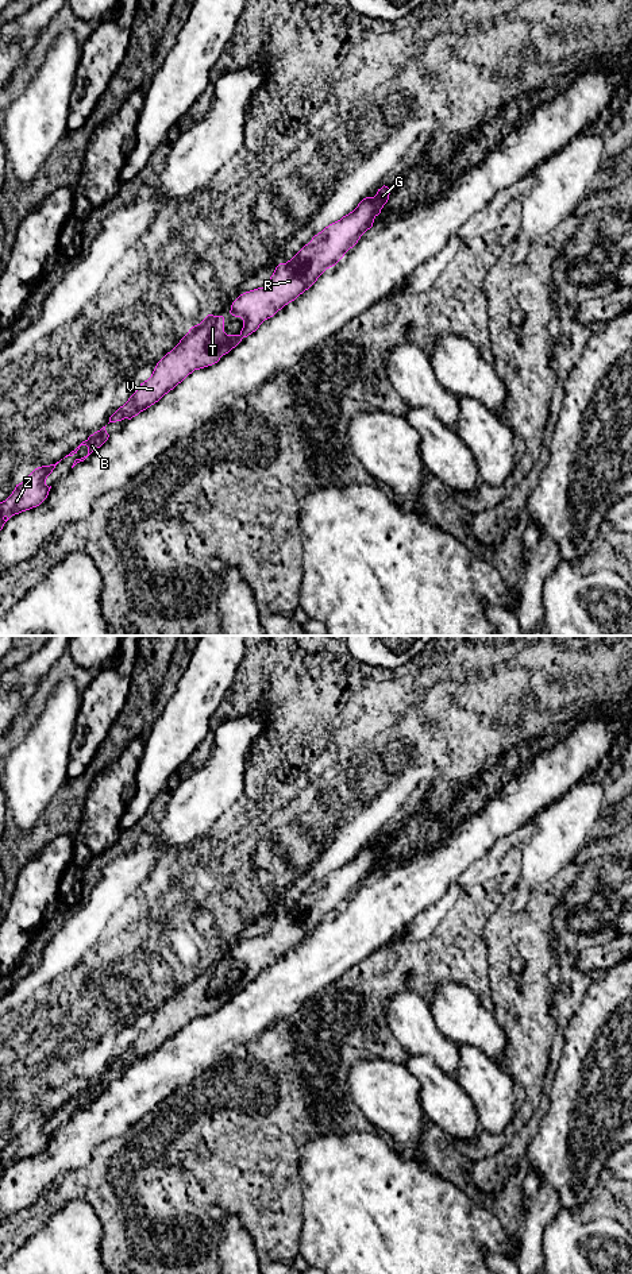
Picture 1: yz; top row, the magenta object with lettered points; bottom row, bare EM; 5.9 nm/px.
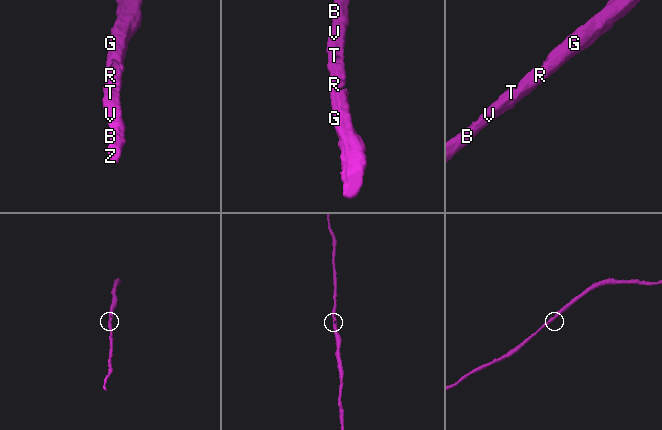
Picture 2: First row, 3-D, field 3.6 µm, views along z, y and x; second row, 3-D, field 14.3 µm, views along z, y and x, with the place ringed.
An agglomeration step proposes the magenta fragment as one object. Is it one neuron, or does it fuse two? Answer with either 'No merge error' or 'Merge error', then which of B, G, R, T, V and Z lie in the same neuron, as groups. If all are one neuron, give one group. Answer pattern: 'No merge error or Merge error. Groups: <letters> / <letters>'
No merge error. Groups: B G R T V Z

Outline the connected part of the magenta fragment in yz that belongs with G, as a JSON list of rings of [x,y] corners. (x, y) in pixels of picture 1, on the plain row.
[[[384,833],[374,845],[363,846],[352,860],[315,883],[290,908],[280,911],[263,935],[240,942],[230,958],[232,964],[243,968],[239,982],[224,980],[223,964],[208,962],[192,974],[157,1011],[151,1024],[109,1065],[109,1070],[131,1068],[158,1050],[194,1018],[217,1011],[265,968],[308,938],[373,875],[389,842],[389,835]]]

